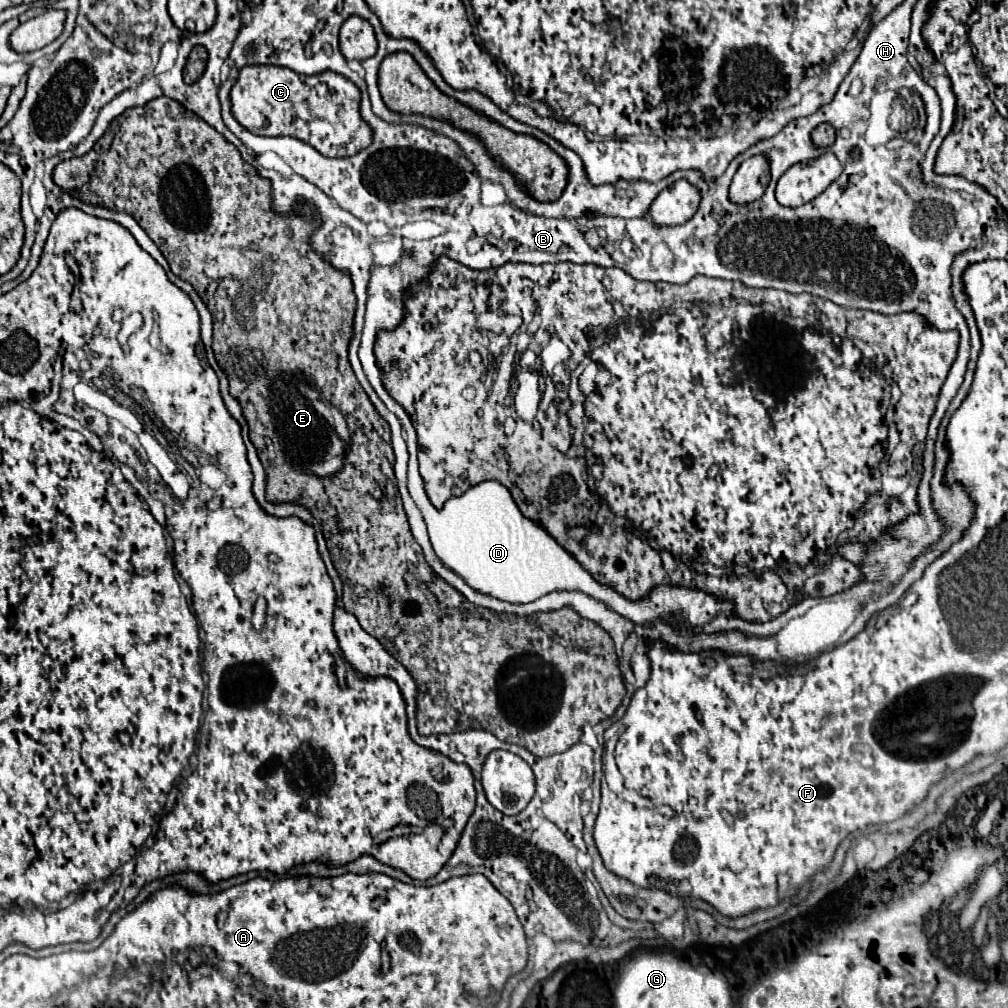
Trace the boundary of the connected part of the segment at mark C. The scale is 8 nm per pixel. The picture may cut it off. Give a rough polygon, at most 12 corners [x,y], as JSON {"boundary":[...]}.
{"boundary":[[244,66],[232,114],[328,158],[372,144],[360,90],[336,72]]}

